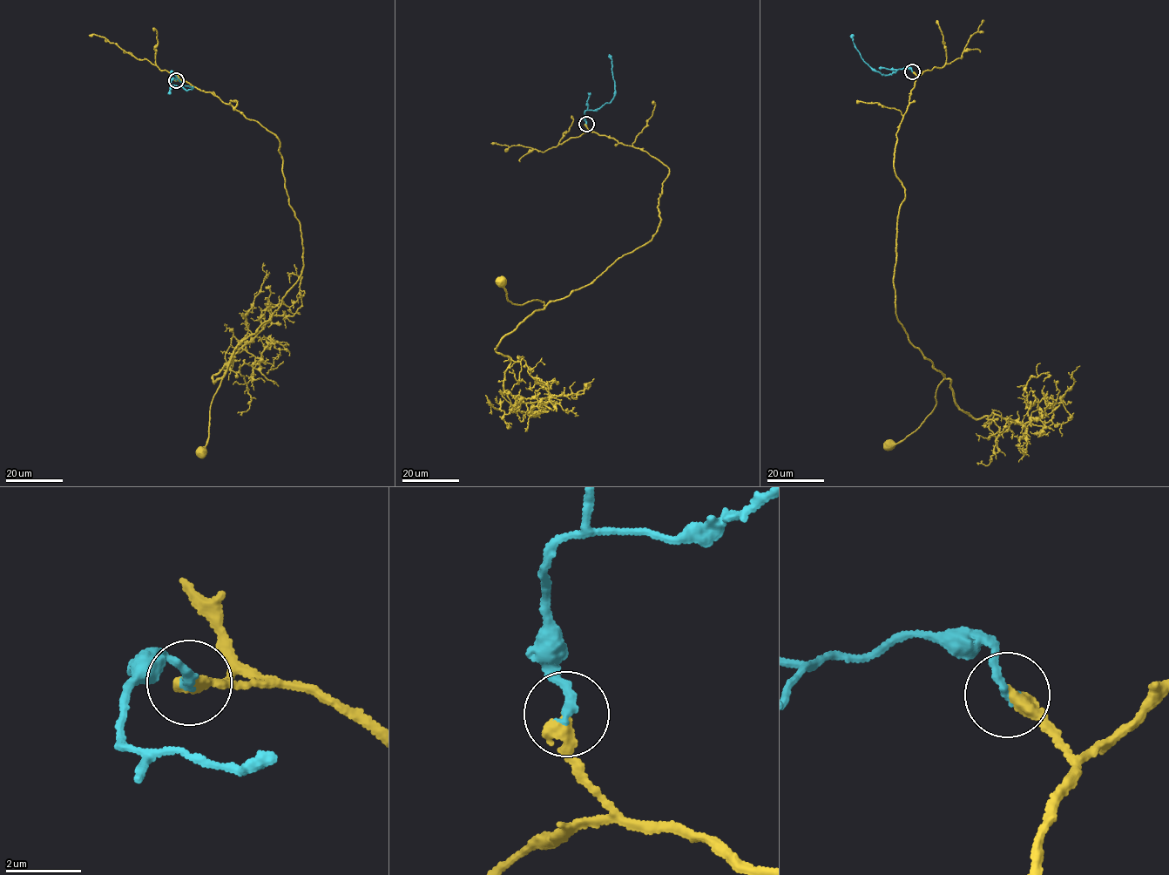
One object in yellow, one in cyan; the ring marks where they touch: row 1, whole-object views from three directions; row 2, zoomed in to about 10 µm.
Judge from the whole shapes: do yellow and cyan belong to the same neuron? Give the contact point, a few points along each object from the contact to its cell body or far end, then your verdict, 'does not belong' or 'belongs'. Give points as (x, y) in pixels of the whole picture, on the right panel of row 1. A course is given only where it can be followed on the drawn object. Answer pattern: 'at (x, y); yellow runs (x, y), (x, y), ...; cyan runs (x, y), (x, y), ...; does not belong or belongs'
at (912, 71); yellow runs (912, 71), (894, 150), (905, 197), (895, 307), (908, 341), (948, 378), (921, 424), (889, 444); cyan runs (912, 71), (911, 68), (903, 67), (885, 76), (874, 71), (863, 61), (852, 34); belongs

